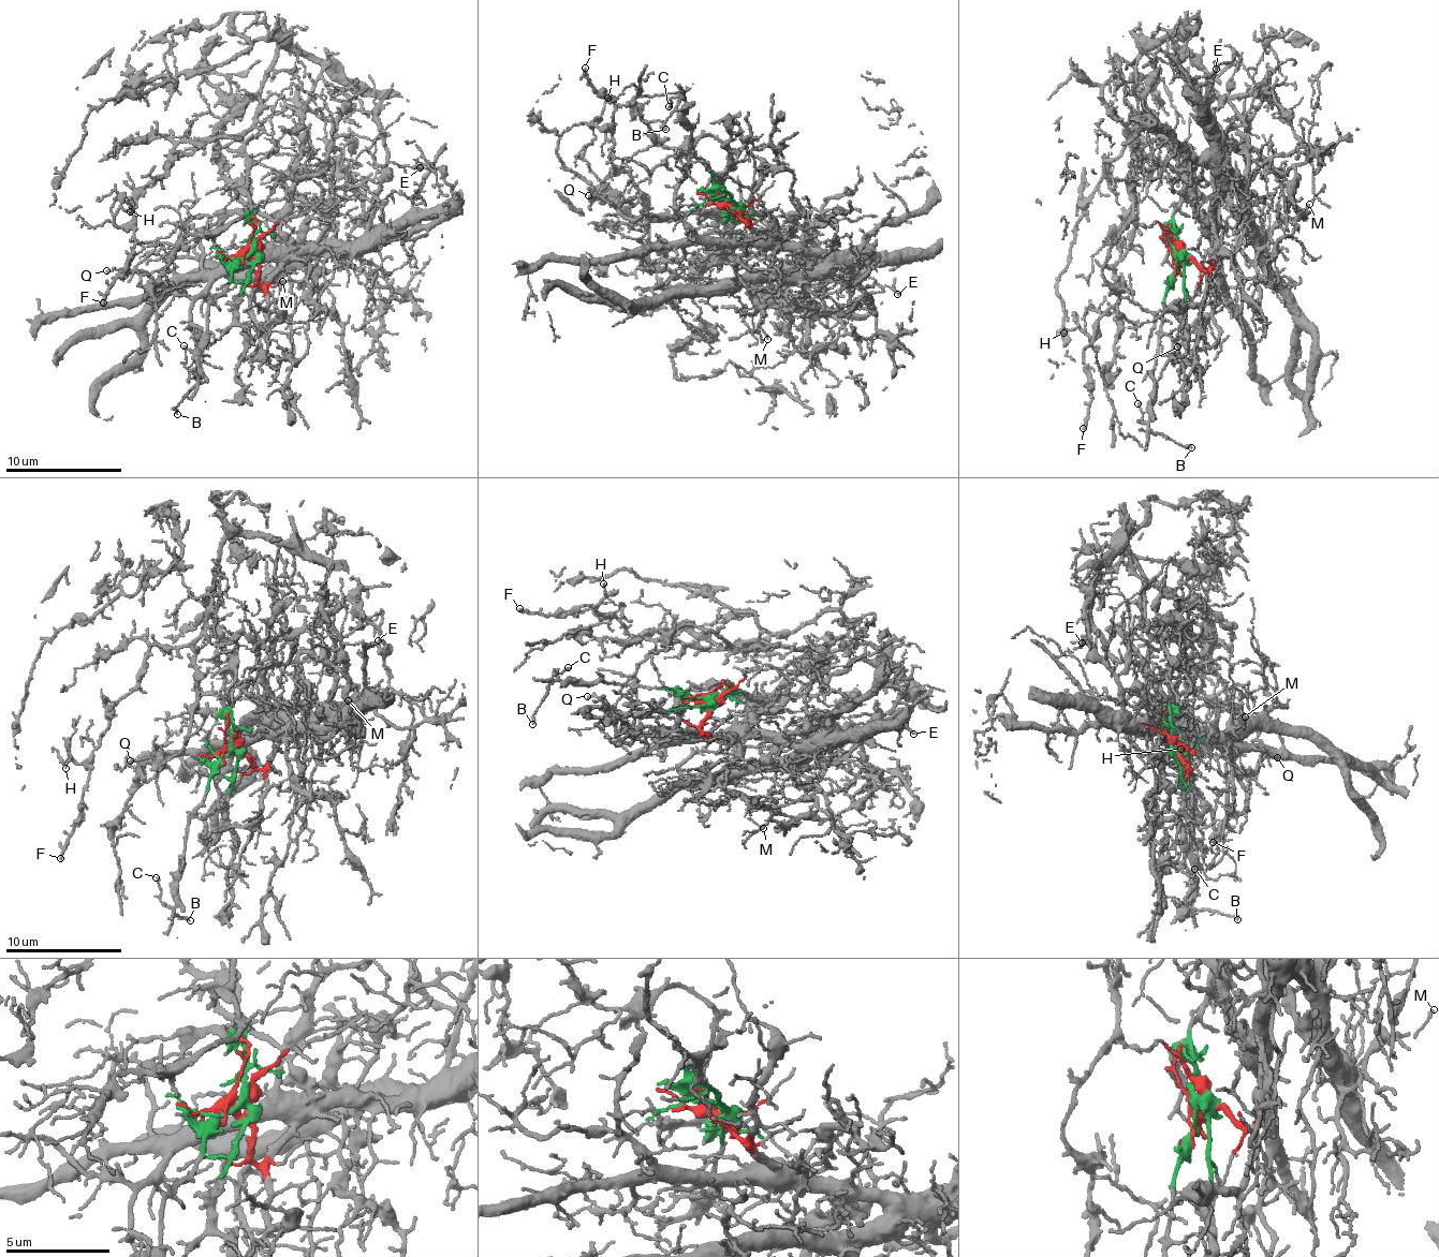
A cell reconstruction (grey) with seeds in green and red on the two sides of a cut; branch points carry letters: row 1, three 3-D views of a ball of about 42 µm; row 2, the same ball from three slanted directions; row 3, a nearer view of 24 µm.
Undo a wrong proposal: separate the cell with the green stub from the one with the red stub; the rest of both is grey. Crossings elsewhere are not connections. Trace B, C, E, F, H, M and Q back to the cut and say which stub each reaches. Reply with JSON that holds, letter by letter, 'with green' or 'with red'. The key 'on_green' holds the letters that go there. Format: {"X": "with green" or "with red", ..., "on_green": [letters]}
{"B": "with green", "C": "with green", "E": "with red", "F": "with green", "H": "with green", "M": "with red", "Q": "with red", "on_green": ["B", "C", "F", "H"]}

